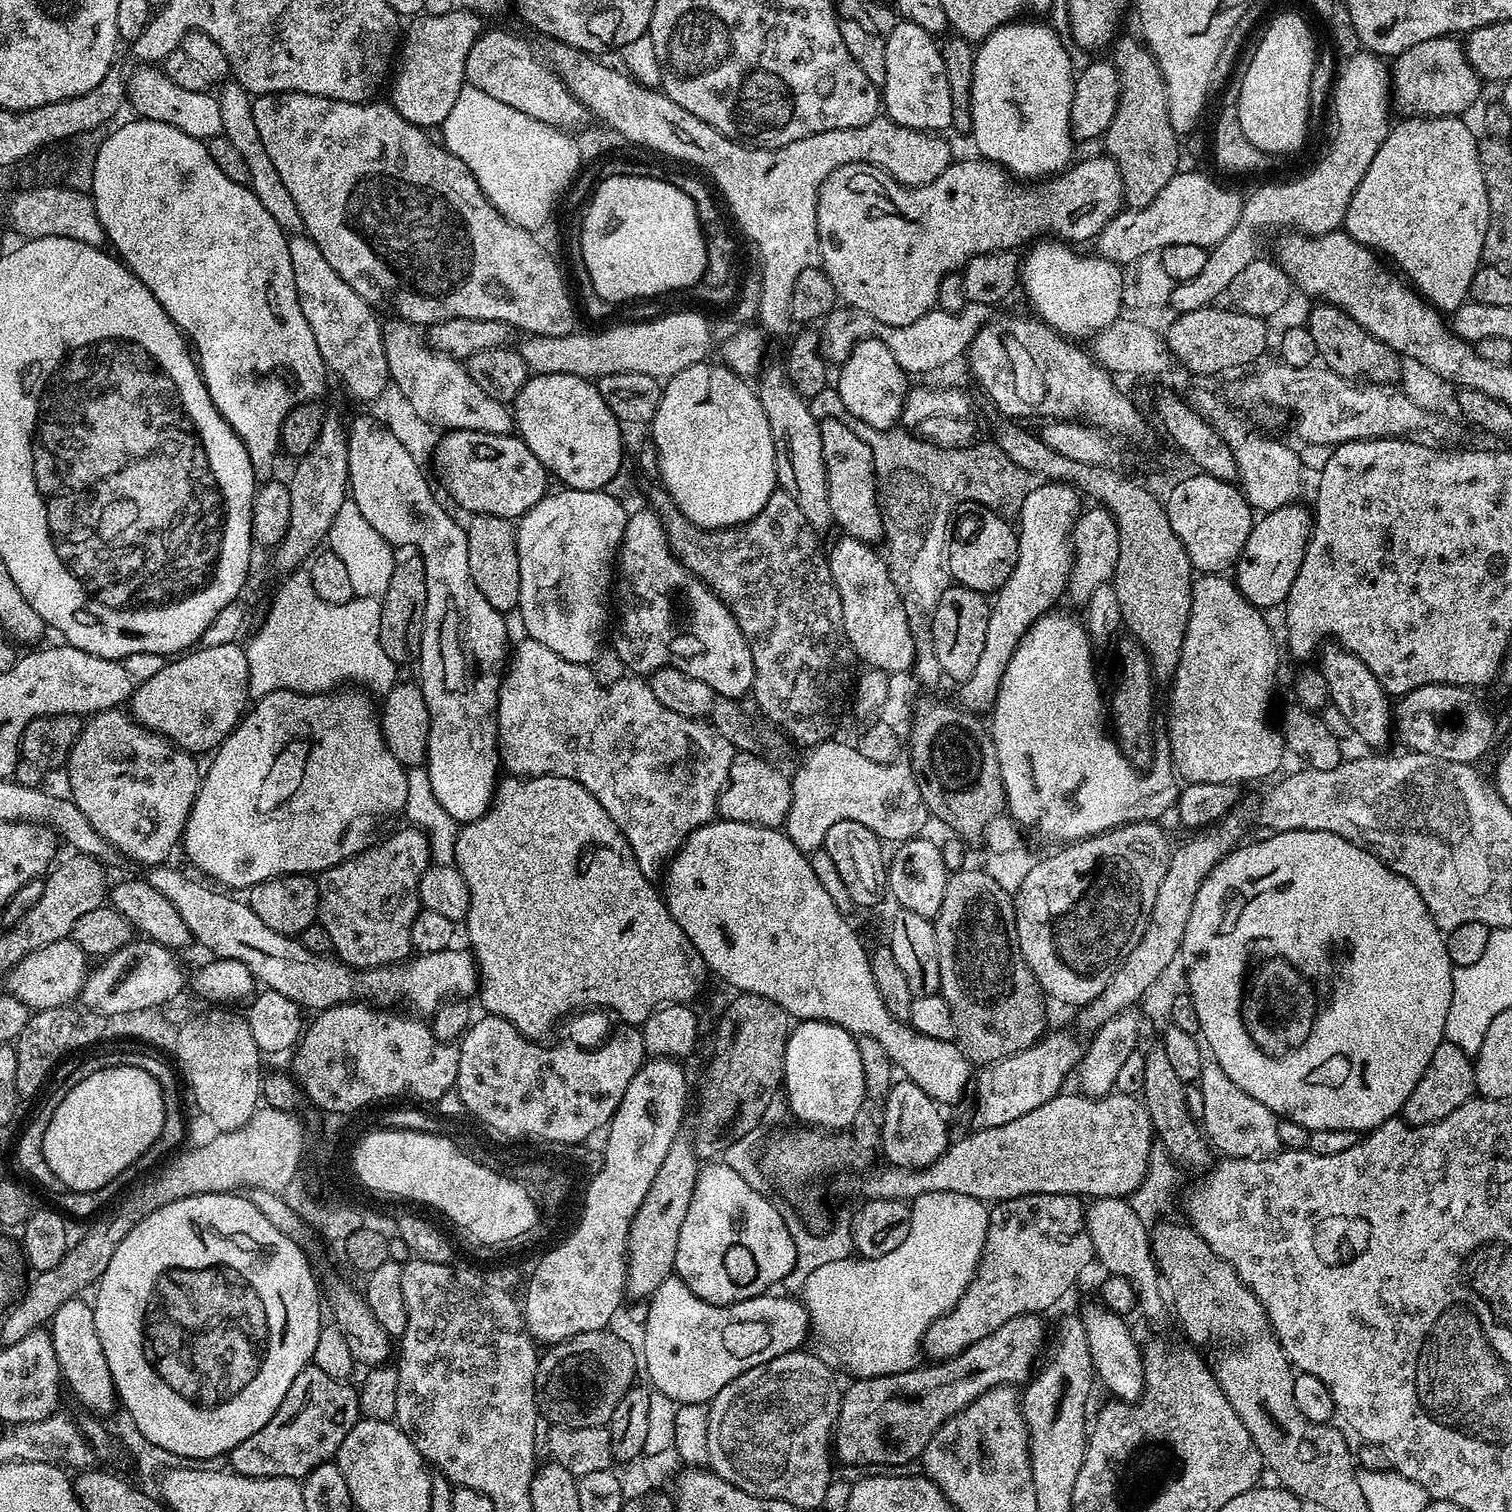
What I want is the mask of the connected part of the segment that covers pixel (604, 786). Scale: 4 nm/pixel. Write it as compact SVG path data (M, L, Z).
M531 638L515 645L514 655L507 661L506 671L500 681L500 693L496 703L496 739L500 746L500 759L503 767L508 768L507 771L511 775L521 778L561 776L576 780L586 790L590 790L590 794L594 794L594 798L598 798L598 802L604 807L606 814L610 814L610 818L614 818L614 822L622 830L626 842L630 842L642 874L646 874L649 878L661 875L666 861L675 856L676 851L684 845L684 840L694 830L717 819L720 791L723 790L724 784L728 780L730 762L734 755L732 744L722 734L716 732L707 719L684 717L682 714L660 705L658 698L651 692L650 684L643 679L625 678L605 686L594 679L589 665L566 662L566 658L554 654L554 650L550 650L550 646L542 646L542 642Z

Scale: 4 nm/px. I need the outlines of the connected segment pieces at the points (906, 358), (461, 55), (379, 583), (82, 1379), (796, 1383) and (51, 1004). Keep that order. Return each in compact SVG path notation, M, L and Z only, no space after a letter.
M968 302L965 308L957 313L948 313L935 307L932 311L922 314L922 318L910 322L910 326L886 326L862 310L840 306L829 312L822 321L822 327L819 329L820 351L825 361L839 366L852 353L856 344L875 338L884 343L890 354L894 354L894 359L898 366L902 366L904 372L916 377L923 372L936 372L939 368L954 363L959 356L961 359L967 353L968 345L976 337L978 330L988 324L993 316L993 305Z
M454 10L450 14L421 14L411 21L408 33L403 33L398 48L398 63L394 68L390 103L406 122L425 130L443 125L465 83L466 54L482 31L481 17L475 12Z
M347 498L342 502L338 512L334 514L332 525L326 537L327 547L338 559L346 565L346 571L350 577L350 583L354 586L354 597L374 596L383 598L389 585L390 576L398 561L397 554L392 553L389 537L378 534L370 522L362 515L356 503Z
M75 1298L62 1303L50 1323L54 1354L58 1354L63 1383L80 1396L80 1404L92 1414L105 1414L117 1407L116 1387L106 1366L106 1354L102 1354L102 1341L98 1339L98 1326L94 1326L94 1310L89 1301Z
M797 1350L790 1354L782 1354L770 1362L762 1362L762 1366L754 1366L750 1370L743 1372L738 1378L734 1378L734 1382L730 1382L730 1386L723 1388L713 1398L707 1405L708 1429L710 1430L708 1464L711 1471L718 1473L722 1478L726 1478L726 1482L738 1486L738 1490L746 1490L746 1494L790 1502L802 1510L816 1508L827 1498L828 1487L832 1484L832 1464L834 1465L833 1428L836 1425L836 1419L839 1414L842 1388L841 1385L836 1385L836 1380L832 1377L833 1369L819 1355L816 1356L811 1356L808 1350Z
M71 938L50 942L50 946L42 946L38 950L28 952L6 974L7 991L11 992L18 1002L22 1002L30 1010L44 1012L48 1008L62 1008L71 1005L84 989L84 981L90 971L89 957Z

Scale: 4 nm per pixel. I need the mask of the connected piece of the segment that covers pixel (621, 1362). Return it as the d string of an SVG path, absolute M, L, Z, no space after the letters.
M605 1330L602 1332L579 1332L574 1334L568 1340L564 1340L560 1344L553 1344L547 1349L548 1352L539 1357L537 1366L536 1366L536 1402L539 1408L539 1411L542 1413L543 1419L544 1416L556 1426L563 1426L566 1428L585 1428L586 1426L604 1426L607 1425L608 1419L614 1414L614 1406L618 1406L618 1402L622 1402L622 1398L626 1395L629 1388L633 1387L637 1383L636 1380L636 1368L638 1372L638 1356L632 1353L632 1348L623 1340L620 1336L615 1336L612 1333L612 1330Z

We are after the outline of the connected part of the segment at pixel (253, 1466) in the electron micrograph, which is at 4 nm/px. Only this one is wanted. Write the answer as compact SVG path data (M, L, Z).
M315 1366L303 1368L290 1382L290 1390L286 1390L286 1398L282 1398L282 1406L274 1410L274 1418L258 1430L258 1434L250 1434L246 1442L238 1442L234 1450L228 1453L226 1460L230 1462L231 1471L239 1476L285 1476L291 1480L299 1481L308 1476L319 1464L327 1464L336 1455L342 1446L342 1438L350 1434L357 1420L361 1419L360 1397L355 1387L343 1380L335 1380L326 1374L326 1370L318 1370Z

